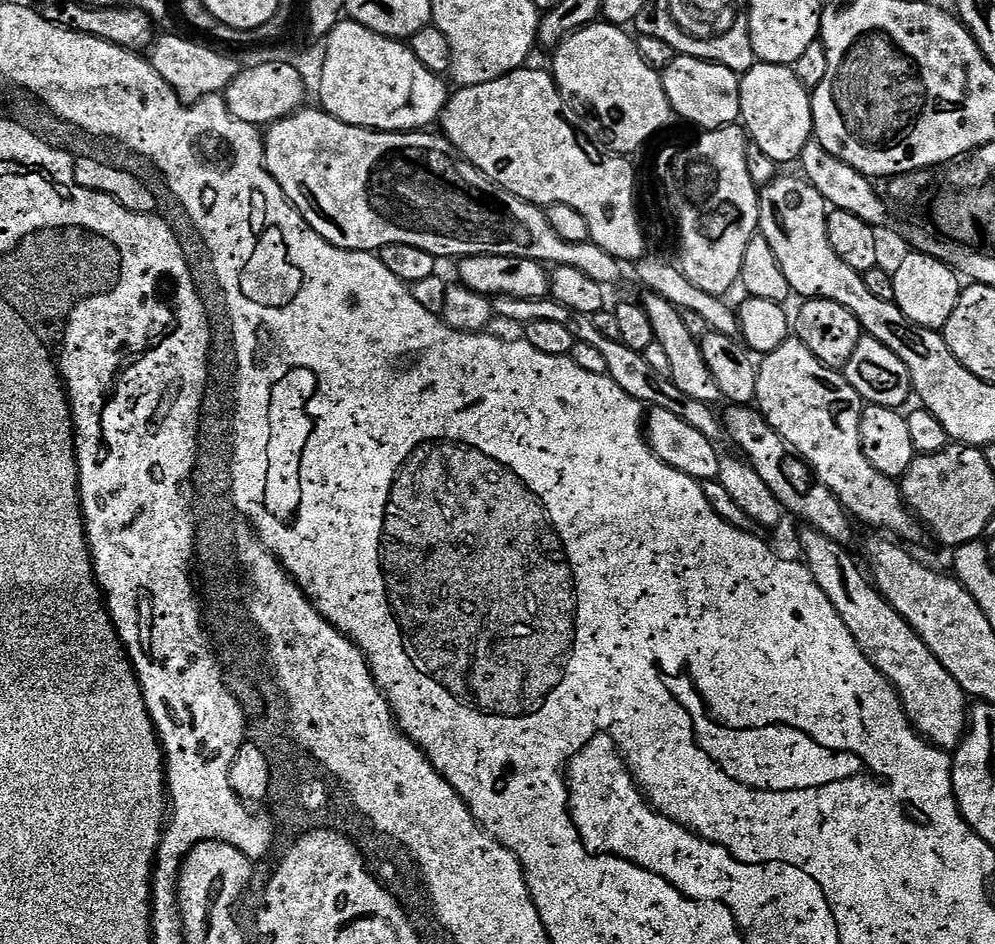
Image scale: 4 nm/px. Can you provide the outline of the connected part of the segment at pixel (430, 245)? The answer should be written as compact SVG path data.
M308 106L292 116L287 116L284 120L279 120L267 129L266 135L263 137L264 166L278 182L278 186L284 192L284 197L299 210L306 223L322 238L326 238L326 242L330 242L339 248L345 248L347 252L371 252L376 254L379 253L381 248L391 244L401 244L402 246L418 246L418 250L426 250L426 254L437 258L443 258L443 256L456 256L455 258L484 255L517 256L520 259L532 259L539 262L549 260L550 263L548 264L552 266L561 264L574 266L578 270L582 270L582 274L594 278L594 282L605 286L611 286L611 284L619 282L620 268L622 268L621 261L616 260L610 253L602 250L594 243L568 244L562 238L558 238L550 226L543 207L527 204L522 198L510 194L504 188L499 188L490 178L486 178L486 174L479 172L474 165L464 159L457 148L448 141L447 136L443 134L431 136L432 134L428 130L418 132L376 132L373 128L350 126L319 107L313 106L311 108L311 106Z

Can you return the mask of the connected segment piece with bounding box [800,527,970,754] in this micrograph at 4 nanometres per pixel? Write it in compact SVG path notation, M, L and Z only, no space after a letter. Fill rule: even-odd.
M805 527L800 536L804 547L803 559L814 574L814 582L822 586L822 594L830 598L838 618L846 622L846 630L854 634L854 642L875 668L891 682L912 727L917 729L928 743L949 754L955 753L968 730L970 700L964 695L962 686L954 682L950 670L934 658L934 654L922 642L920 635L888 605L887 600L860 573L848 554L845 545L826 538L826 534L815 528Z

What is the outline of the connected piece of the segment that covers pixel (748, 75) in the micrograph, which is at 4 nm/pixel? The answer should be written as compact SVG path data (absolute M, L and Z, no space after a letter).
M787 64L752 65L740 79L741 110L739 119L751 143L778 166L799 161L803 148L813 139L812 98L795 71Z

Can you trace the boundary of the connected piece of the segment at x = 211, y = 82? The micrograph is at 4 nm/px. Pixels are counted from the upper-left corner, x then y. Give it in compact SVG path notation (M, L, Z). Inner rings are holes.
M164 36L152 48L150 63L176 92L177 98L191 106L208 96L227 93L234 78L242 71L232 56L223 56L215 47L207 48L204 44L195 44L192 40L183 40L180 36ZM213 48L213 49L212 49Z

